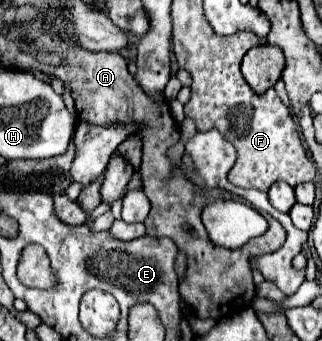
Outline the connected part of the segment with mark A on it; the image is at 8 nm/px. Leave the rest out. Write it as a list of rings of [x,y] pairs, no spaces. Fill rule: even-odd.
[[[49,20],[45,24],[31,24],[25,26],[27,34],[33,38],[33,44],[41,52],[55,52],[63,60],[63,70],[51,70],[57,78],[63,80],[65,86],[71,88],[75,110],[81,120],[95,126],[109,126],[109,124],[143,124],[135,136],[143,142],[143,164],[141,164],[141,180],[143,180],[143,192],[147,194],[151,202],[151,212],[145,220],[147,234],[155,238],[171,238],[181,252],[187,256],[187,272],[183,280],[179,282],[179,294],[185,304],[195,312],[199,318],[213,318],[221,320],[233,312],[239,312],[247,306],[251,306],[255,298],[255,284],[251,276],[249,256],[255,252],[275,252],[285,242],[285,230],[283,226],[267,216],[269,230],[265,236],[253,238],[249,244],[245,244],[241,250],[225,250],[221,246],[215,246],[201,222],[201,208],[217,198],[219,188],[205,190],[193,184],[189,178],[185,178],[177,166],[167,156],[167,150],[179,142],[179,128],[171,116],[169,102],[165,96],[151,98],[143,92],[139,82],[129,74],[127,62],[121,54],[115,52],[89,52],[73,40],[65,40],[65,34],[69,28],[57,28]],[[51,30],[57,30],[59,34],[51,34]]]

